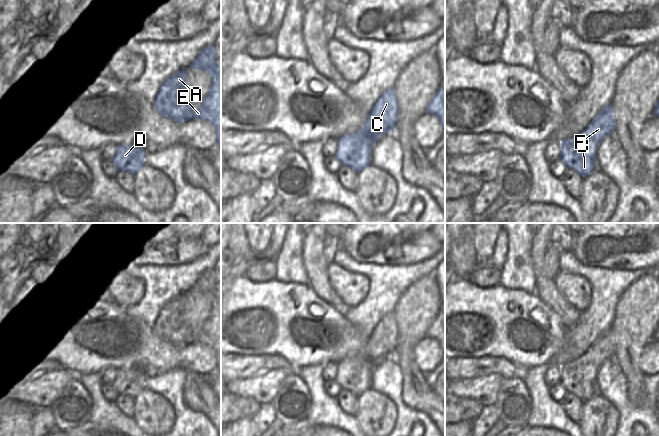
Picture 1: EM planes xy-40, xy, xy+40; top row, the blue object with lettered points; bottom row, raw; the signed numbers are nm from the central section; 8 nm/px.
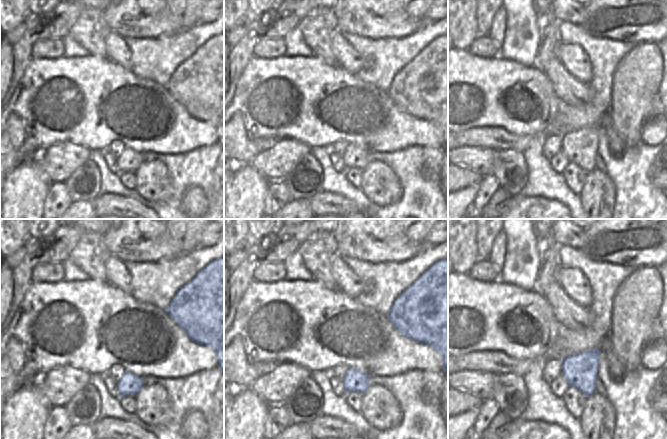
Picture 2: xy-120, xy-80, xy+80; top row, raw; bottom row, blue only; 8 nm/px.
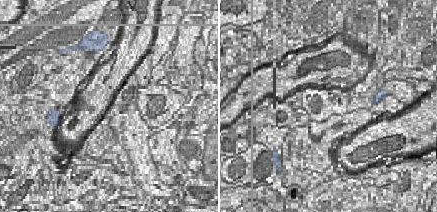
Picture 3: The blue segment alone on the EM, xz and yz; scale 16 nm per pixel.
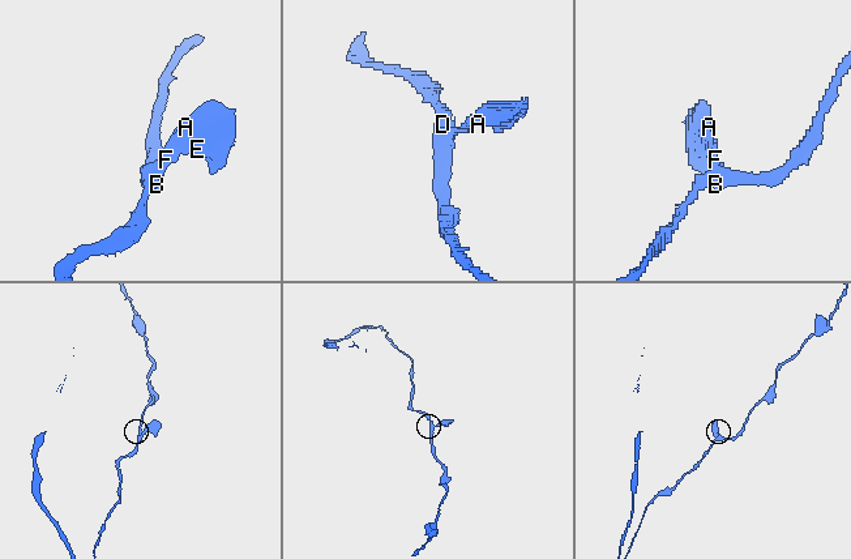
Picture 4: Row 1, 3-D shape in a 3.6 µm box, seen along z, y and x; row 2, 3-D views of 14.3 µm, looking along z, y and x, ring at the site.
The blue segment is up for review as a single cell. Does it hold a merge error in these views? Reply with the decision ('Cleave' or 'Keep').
Keep

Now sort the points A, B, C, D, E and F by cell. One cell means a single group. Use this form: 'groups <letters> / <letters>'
groups A B C D E F

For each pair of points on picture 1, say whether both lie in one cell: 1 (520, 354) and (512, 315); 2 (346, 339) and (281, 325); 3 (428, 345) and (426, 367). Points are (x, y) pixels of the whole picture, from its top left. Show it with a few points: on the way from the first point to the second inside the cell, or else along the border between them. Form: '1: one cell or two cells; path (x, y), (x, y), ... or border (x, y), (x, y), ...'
1: one cell; path (514, 344), (506, 335), (506, 325)
2: one cell; path (329, 345), (312, 352), (295, 342)
3: one cell; path (428, 350), (426, 362)

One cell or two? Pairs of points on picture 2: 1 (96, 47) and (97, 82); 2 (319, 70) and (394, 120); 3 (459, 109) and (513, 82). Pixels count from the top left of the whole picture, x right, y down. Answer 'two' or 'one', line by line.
1: two
2: one
3: one

